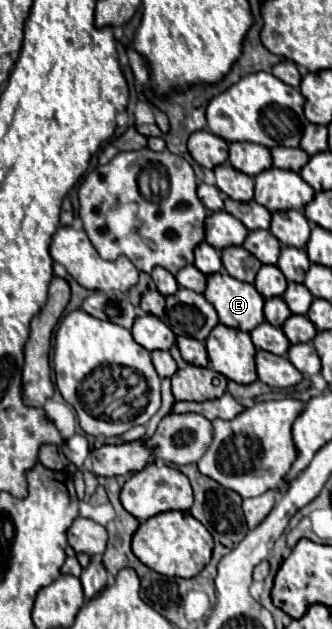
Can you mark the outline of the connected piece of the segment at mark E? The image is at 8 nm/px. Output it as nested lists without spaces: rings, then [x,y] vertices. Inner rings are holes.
[[[226,270],[216,272],[216,274],[210,274],[210,276],[206,278],[204,296],[206,296],[206,300],[216,308],[218,318],[220,318],[220,322],[222,322],[224,326],[250,332],[250,330],[254,330],[258,324],[264,322],[264,312],[262,312],[262,308],[264,308],[264,298],[258,294],[258,290],[256,290],[252,284],[234,280]]]

